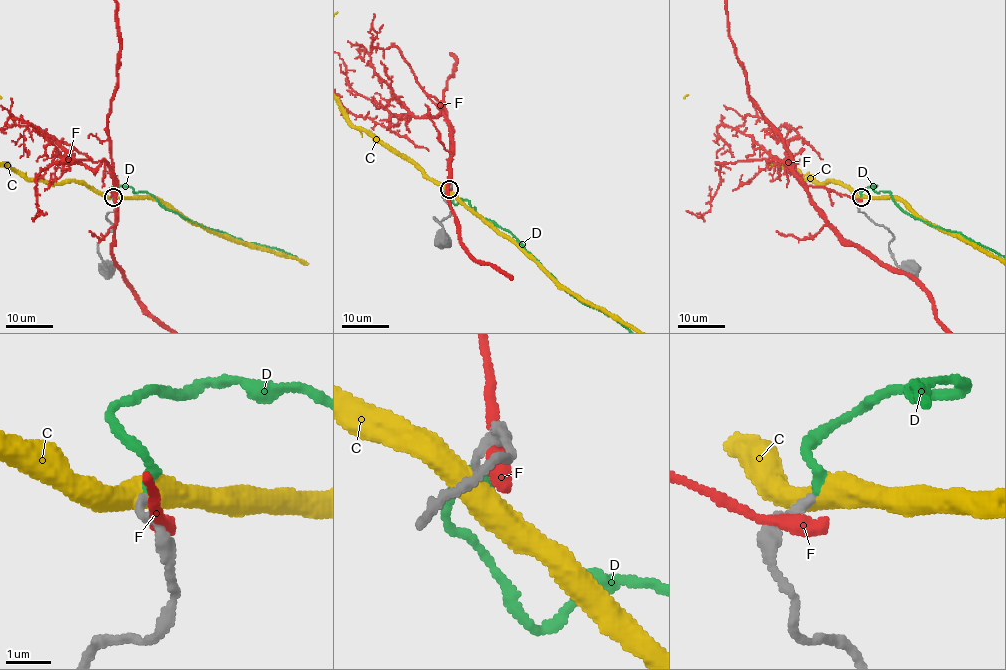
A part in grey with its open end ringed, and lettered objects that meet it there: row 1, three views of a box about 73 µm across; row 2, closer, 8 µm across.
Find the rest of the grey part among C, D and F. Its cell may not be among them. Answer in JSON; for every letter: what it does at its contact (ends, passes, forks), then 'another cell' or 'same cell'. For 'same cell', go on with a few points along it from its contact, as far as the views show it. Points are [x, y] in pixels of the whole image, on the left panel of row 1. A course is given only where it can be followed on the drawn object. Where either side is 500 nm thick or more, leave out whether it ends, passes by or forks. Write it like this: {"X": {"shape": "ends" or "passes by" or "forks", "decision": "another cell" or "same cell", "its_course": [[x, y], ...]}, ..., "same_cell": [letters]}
{"C": {"shape": "passes by", "decision": "another cell"}, "D": {"shape": "ends", "decision": "same cell"}, "F": {"shape": "ends", "decision": "another cell"}, "same_cell": ["D"]}

